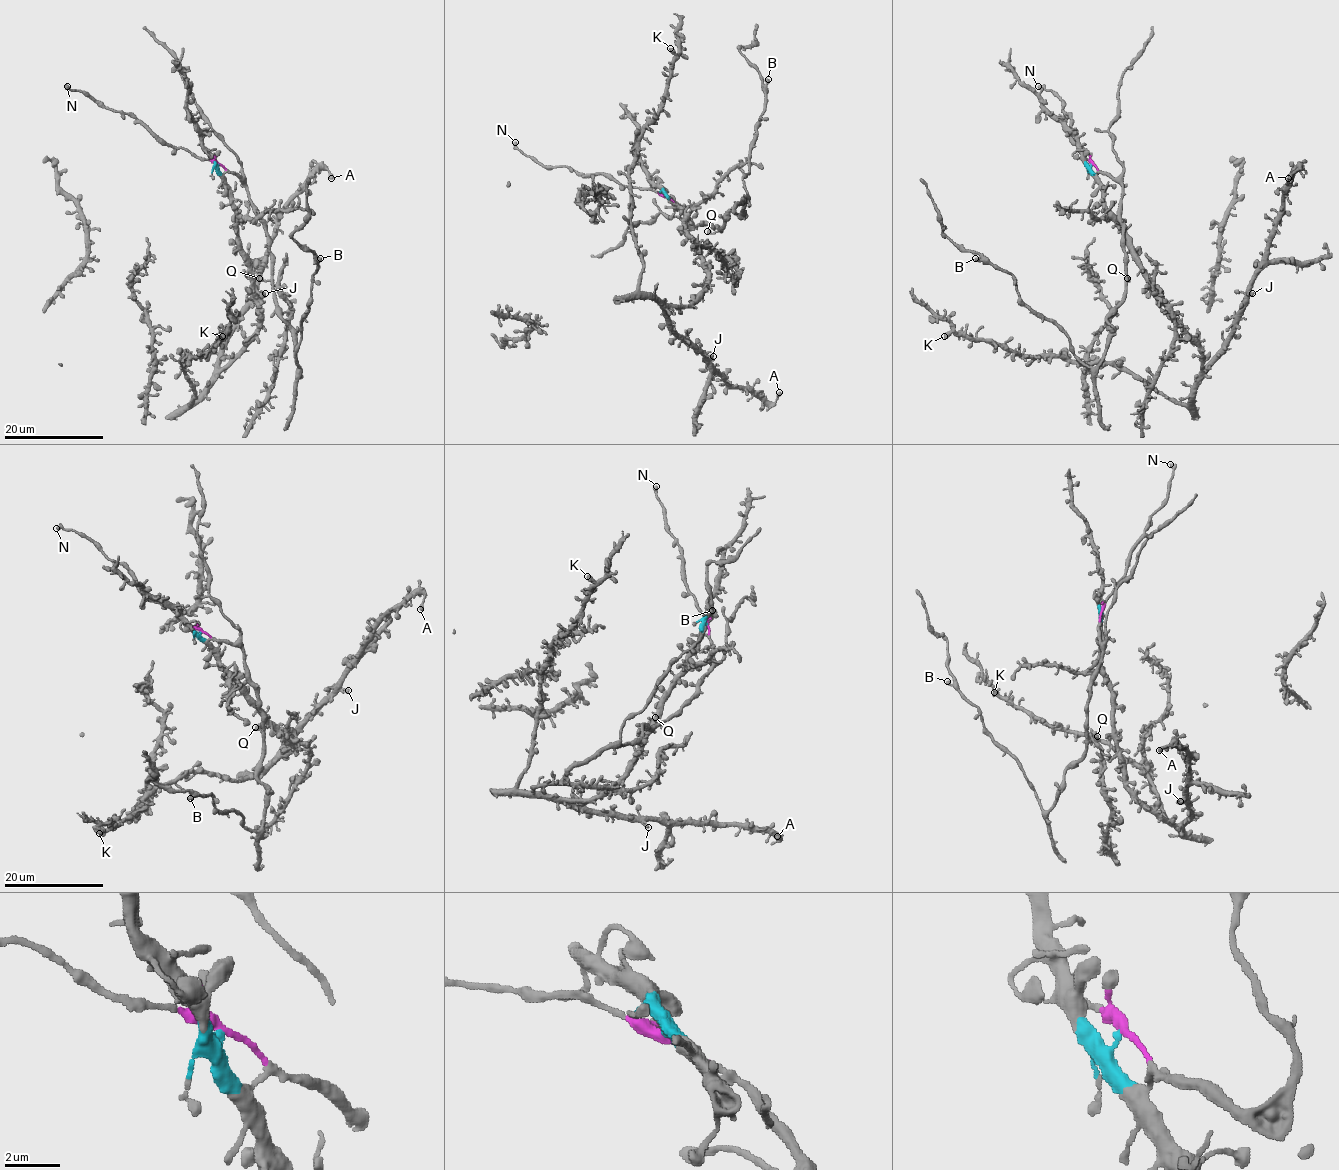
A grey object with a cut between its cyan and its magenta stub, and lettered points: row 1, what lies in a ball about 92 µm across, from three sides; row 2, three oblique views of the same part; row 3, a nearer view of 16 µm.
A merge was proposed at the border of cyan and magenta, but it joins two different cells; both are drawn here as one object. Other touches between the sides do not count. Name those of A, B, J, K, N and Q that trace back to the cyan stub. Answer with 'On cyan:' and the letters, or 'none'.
On cyan: A, J, K

